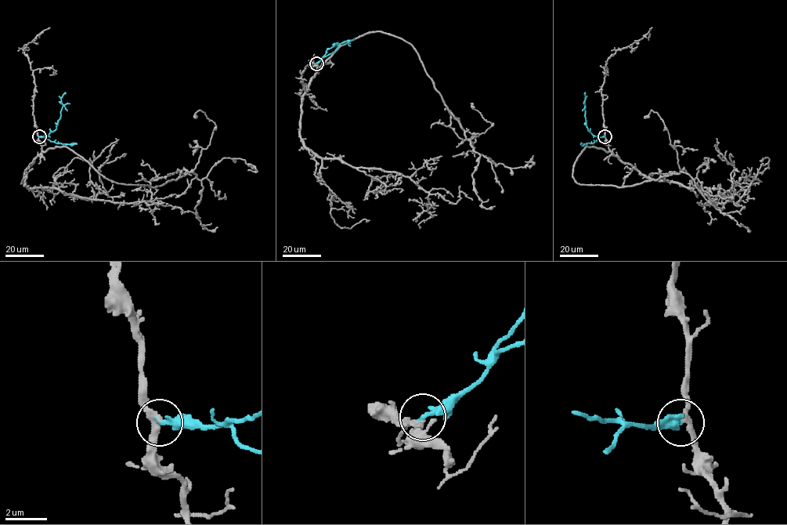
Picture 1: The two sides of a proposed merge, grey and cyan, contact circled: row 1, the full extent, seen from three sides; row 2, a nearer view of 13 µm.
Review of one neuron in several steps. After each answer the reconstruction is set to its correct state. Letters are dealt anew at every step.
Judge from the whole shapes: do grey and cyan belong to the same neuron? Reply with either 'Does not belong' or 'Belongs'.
Belongs

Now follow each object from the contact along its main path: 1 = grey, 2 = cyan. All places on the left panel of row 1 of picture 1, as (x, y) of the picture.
1: (38, 137), (43, 151), (67, 146), (119, 183), (160, 186), (193, 171), (203, 186), (196, 216), (218, 227)
2: (38, 137), (48, 135), (56, 128), (63, 106), (61, 98), (65, 92)

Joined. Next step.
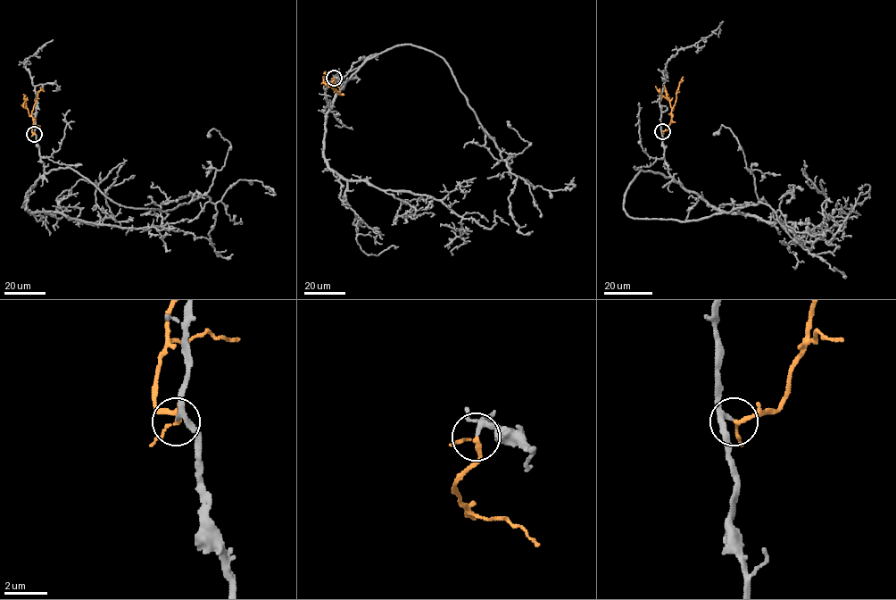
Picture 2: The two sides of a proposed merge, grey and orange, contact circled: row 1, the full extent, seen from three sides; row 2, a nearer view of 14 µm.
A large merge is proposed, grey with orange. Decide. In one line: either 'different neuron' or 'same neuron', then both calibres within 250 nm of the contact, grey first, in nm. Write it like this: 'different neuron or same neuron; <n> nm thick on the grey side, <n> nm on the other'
same neuron; 200 nm thick on the grey side, 150 nm on the other

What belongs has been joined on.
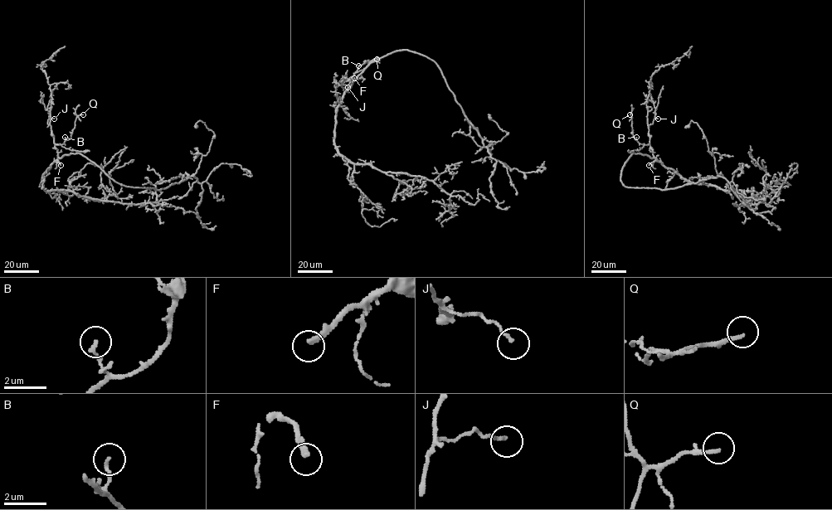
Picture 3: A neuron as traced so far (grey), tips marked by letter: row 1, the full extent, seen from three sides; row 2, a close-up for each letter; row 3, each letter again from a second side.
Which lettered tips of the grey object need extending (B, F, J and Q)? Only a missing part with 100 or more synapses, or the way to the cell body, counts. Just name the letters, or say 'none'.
F

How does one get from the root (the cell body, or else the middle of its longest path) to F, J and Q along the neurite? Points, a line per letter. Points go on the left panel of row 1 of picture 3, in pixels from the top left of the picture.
F: (72, 153), (59, 157), (60, 165)
J: (72, 153), (58, 157), (51, 127), (47, 123), (49, 118), (54, 118)
Q: (72, 153), (59, 157), (55, 145), (62, 144), (70, 137), (76, 116), (83, 114)

